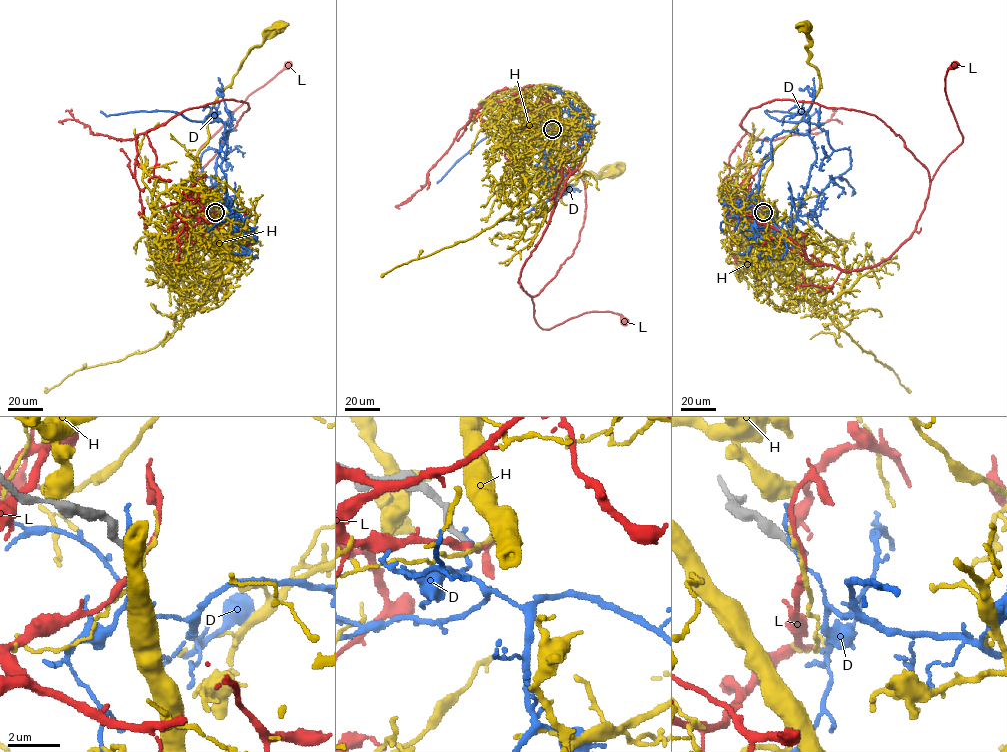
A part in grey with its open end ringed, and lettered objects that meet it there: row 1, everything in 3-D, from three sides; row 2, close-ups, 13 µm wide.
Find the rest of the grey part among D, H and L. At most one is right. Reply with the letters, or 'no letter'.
no letter

